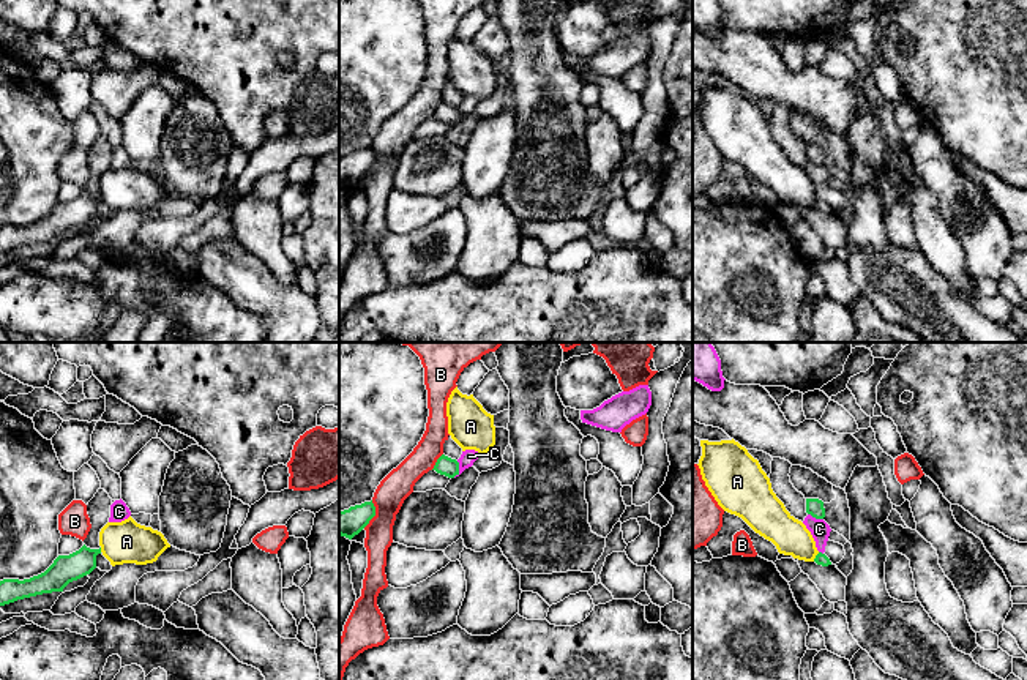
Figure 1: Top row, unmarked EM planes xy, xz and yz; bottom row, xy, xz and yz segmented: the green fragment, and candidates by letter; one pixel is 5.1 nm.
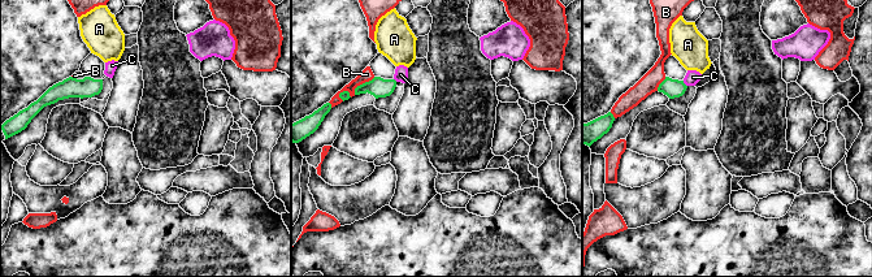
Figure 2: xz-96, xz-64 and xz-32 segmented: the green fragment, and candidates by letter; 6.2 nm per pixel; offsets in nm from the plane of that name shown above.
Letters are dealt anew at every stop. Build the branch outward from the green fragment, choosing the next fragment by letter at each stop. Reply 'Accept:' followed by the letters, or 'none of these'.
Accept: none of these

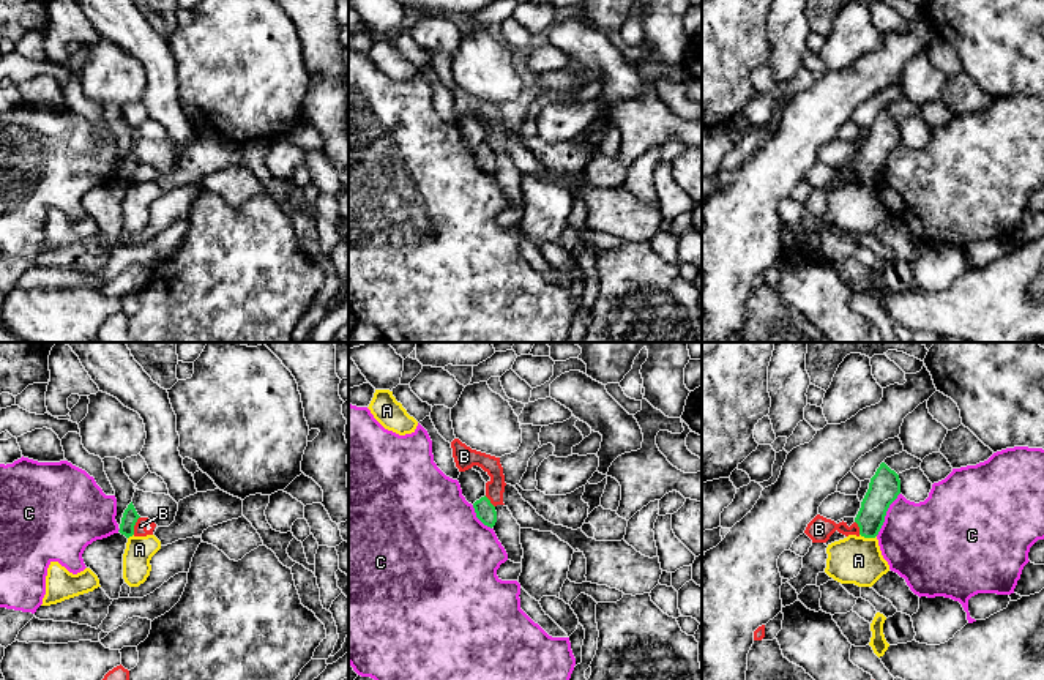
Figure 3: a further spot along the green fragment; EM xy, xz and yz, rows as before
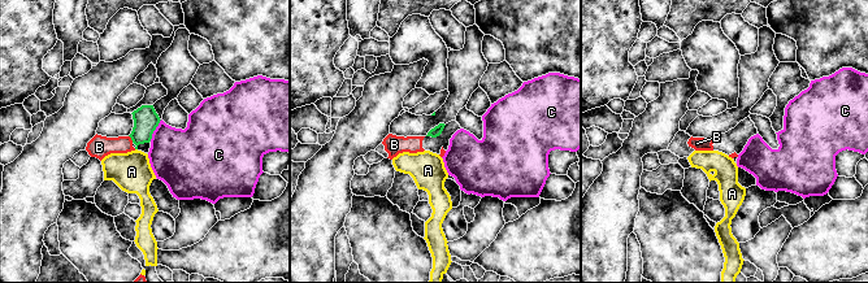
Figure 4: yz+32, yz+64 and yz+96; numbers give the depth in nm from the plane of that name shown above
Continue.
Accept: none of these

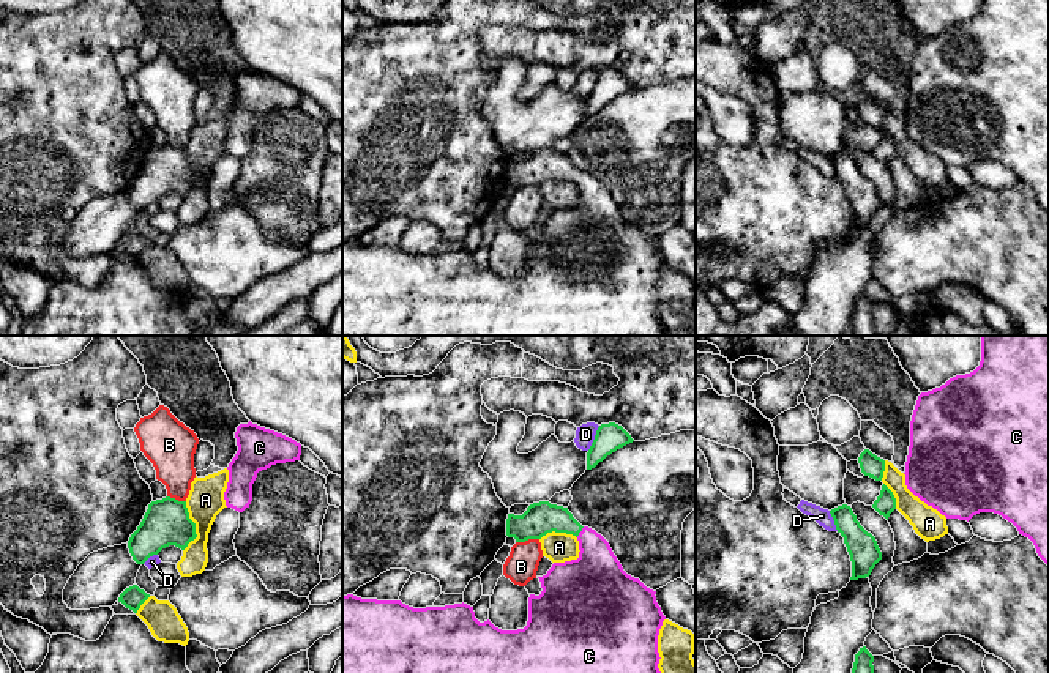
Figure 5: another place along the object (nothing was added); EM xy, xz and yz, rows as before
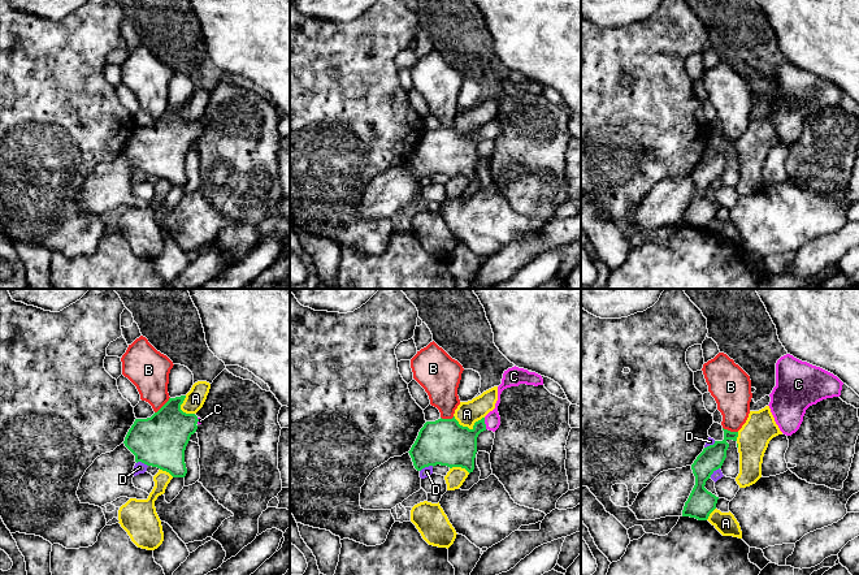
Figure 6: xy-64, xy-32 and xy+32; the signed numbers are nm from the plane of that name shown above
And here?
Accept: C

